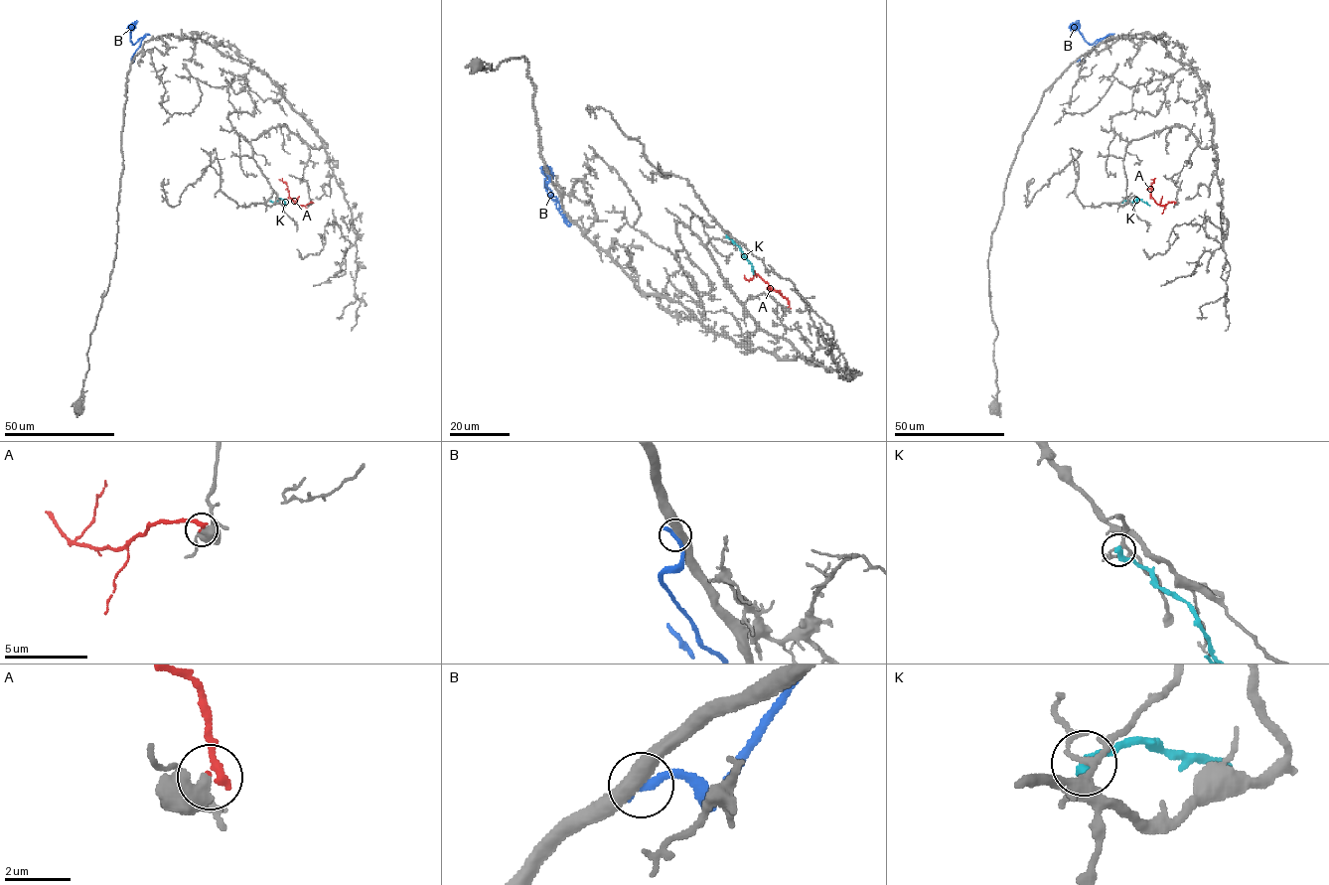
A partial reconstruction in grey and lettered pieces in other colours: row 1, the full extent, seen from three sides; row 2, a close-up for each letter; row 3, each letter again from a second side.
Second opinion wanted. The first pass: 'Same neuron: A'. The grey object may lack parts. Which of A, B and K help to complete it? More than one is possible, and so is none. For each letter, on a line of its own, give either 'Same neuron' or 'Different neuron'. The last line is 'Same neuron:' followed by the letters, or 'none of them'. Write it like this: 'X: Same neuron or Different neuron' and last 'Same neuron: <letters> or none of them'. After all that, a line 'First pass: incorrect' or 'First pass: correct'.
A: Different neuron
B: Different neuron
K: Different neuron
Same neuron: none of them
First pass: incorrect

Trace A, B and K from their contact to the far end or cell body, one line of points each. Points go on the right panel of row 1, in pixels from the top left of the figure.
A: (1175, 203), (1158, 205), (1150, 196), (1154, 181), (1151, 180)
B: (1077, 61), (1082, 61), (1106, 37), (1090, 44), (1076, 21)
K: (1121, 202), (1140, 199), (1150, 206)

